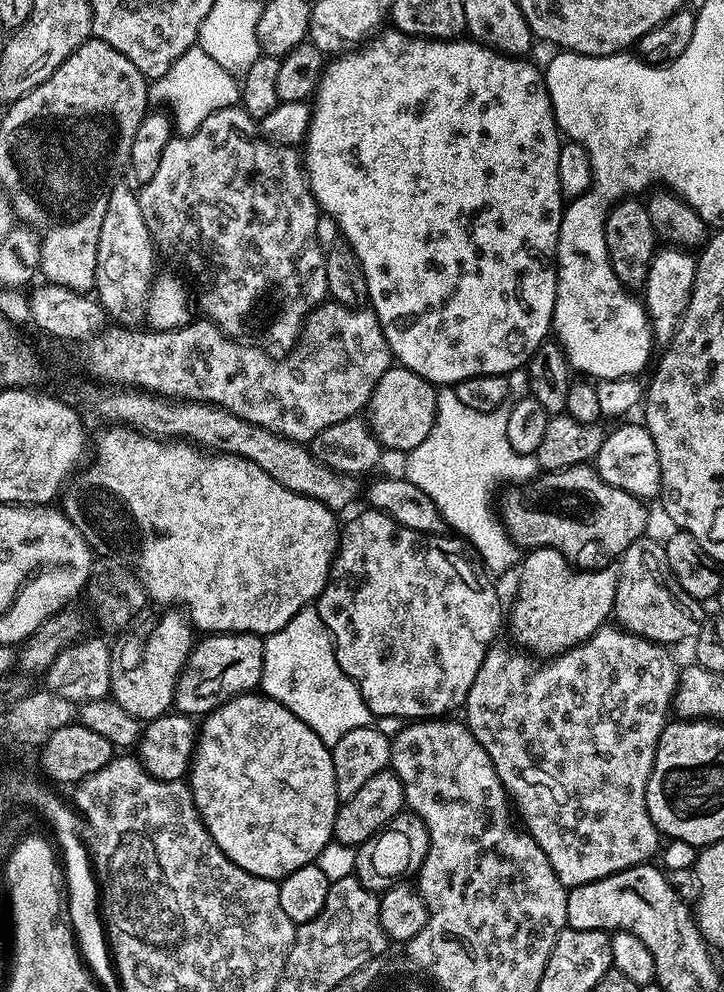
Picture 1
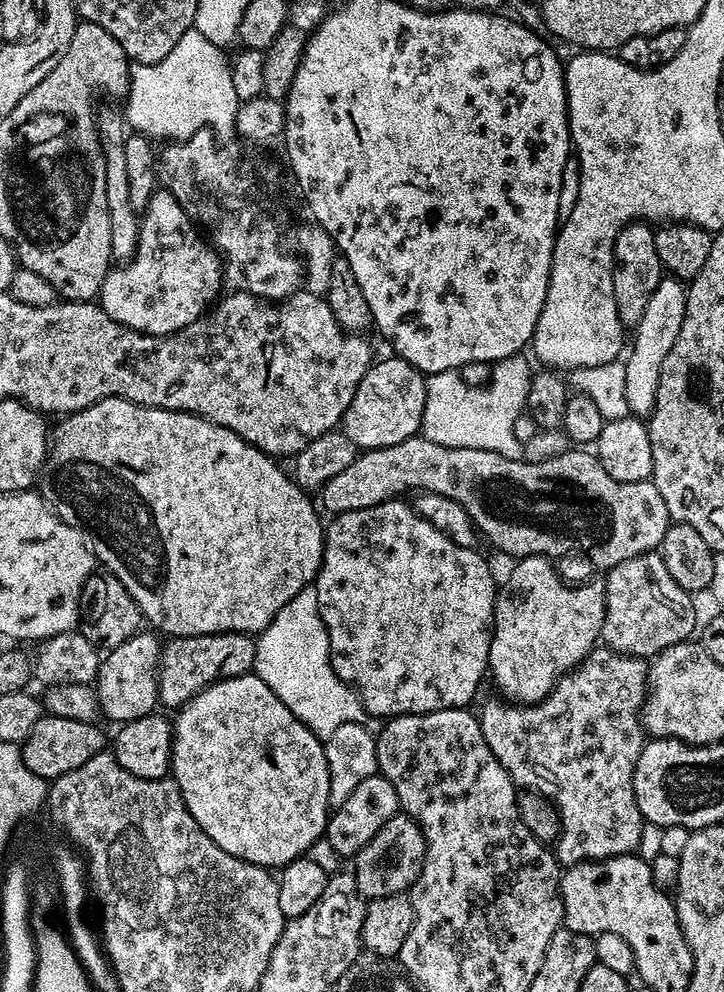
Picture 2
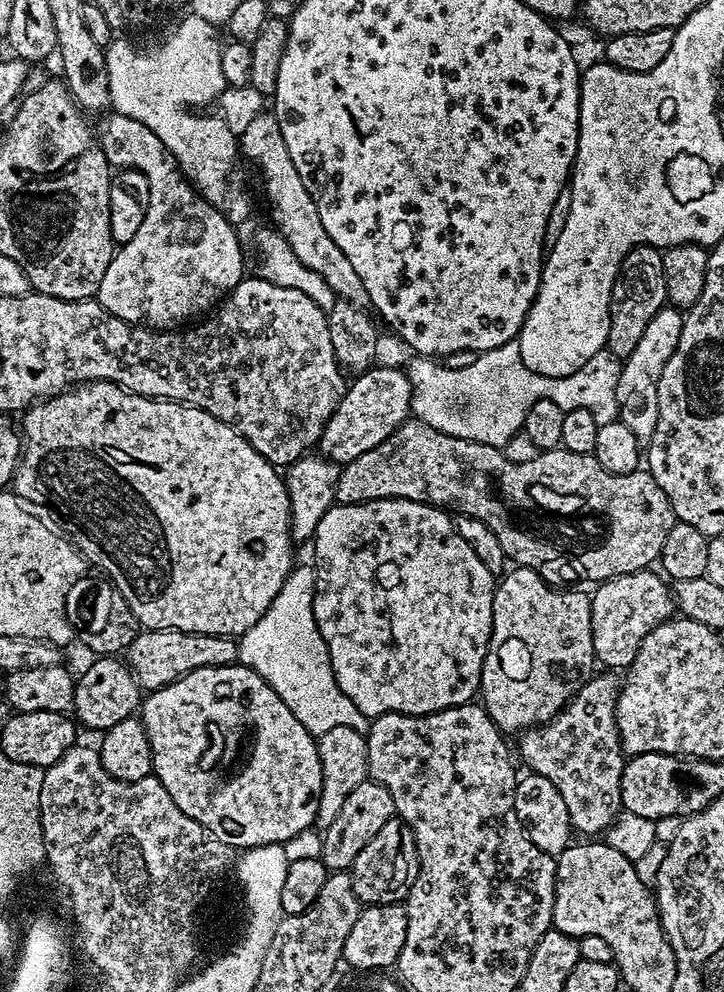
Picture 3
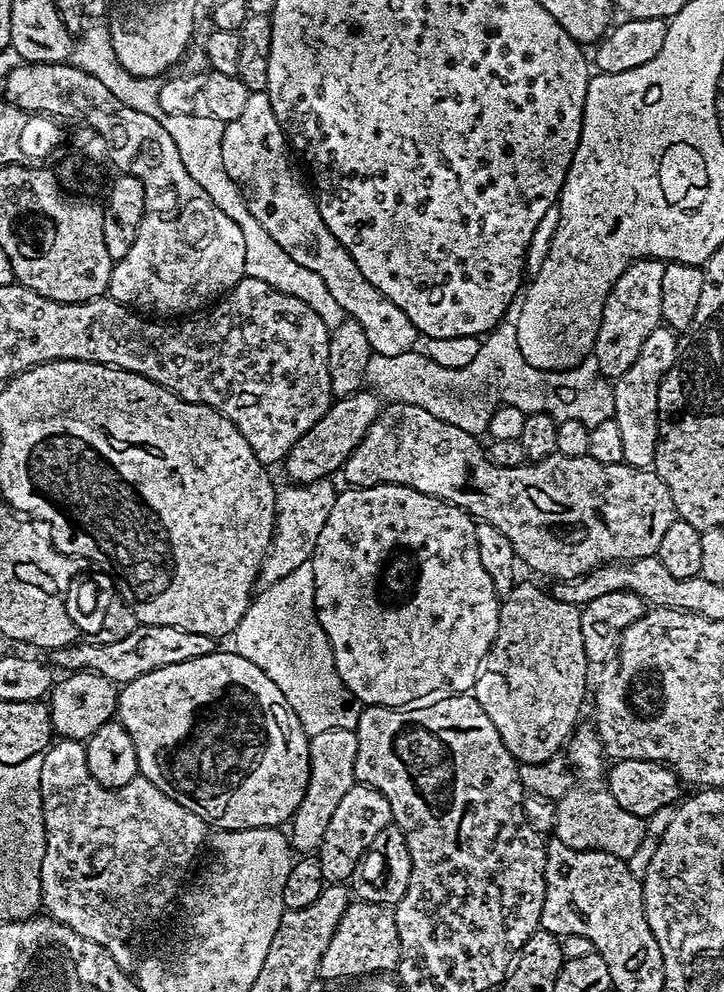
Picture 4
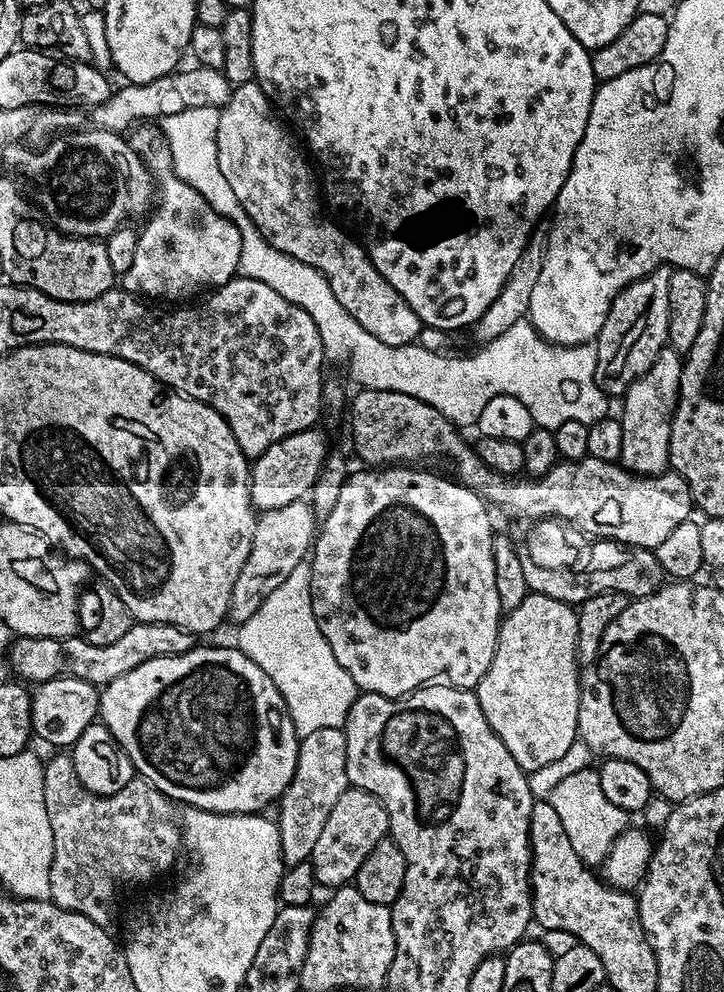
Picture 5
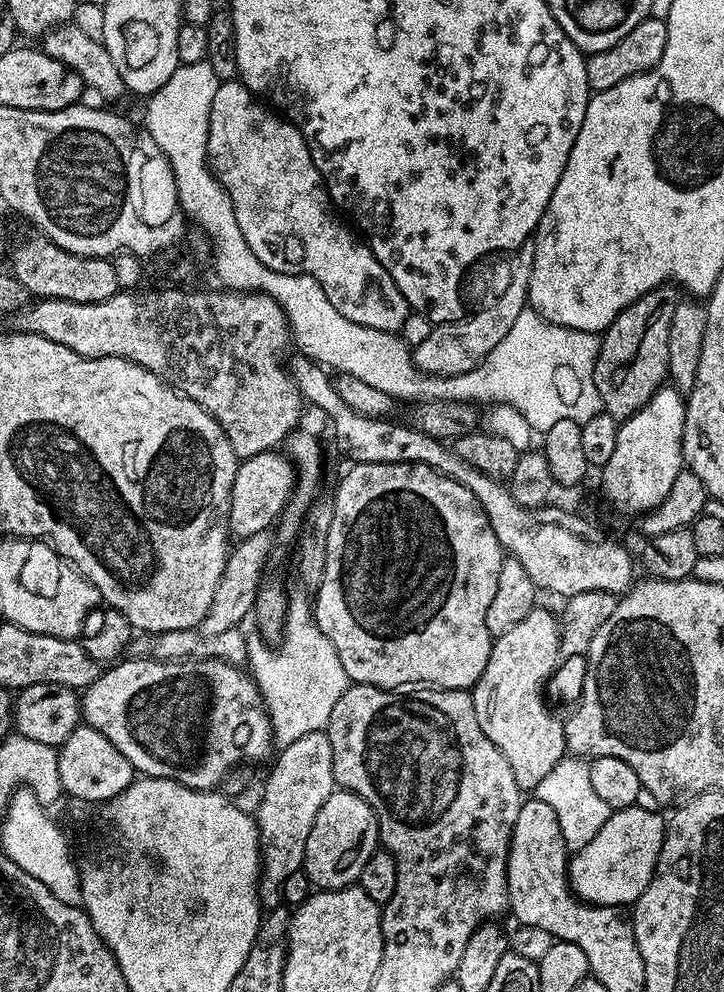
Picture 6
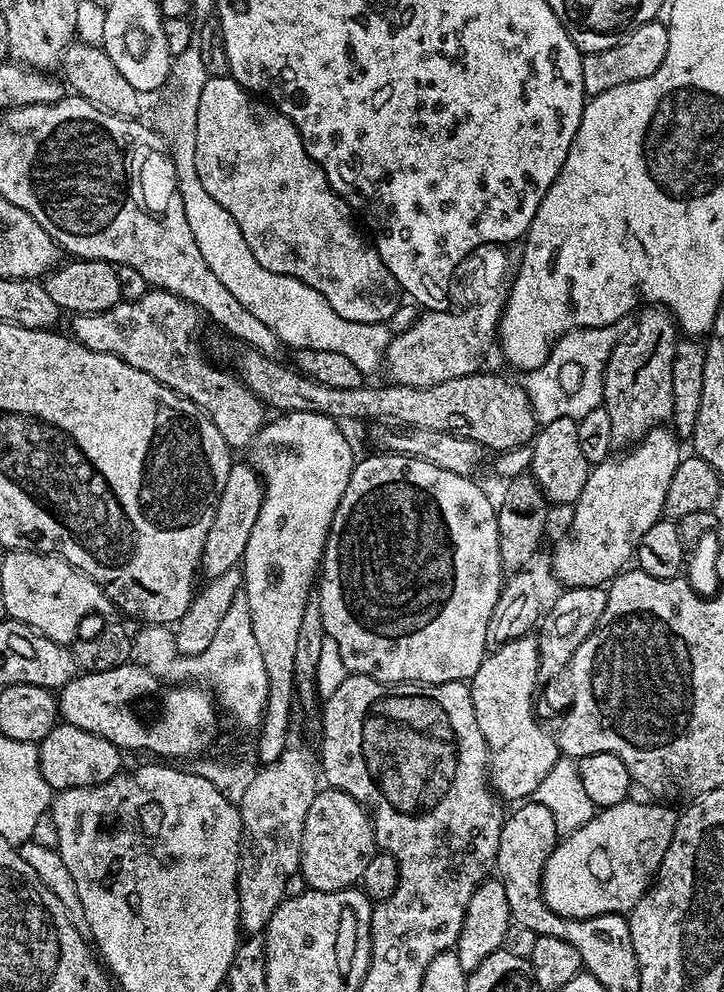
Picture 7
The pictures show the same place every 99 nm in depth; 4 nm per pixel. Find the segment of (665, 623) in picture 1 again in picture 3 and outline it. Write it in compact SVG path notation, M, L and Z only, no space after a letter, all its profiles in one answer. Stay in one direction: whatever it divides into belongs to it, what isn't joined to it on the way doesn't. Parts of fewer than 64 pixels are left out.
M656 570L615 576L609 580L599 581L595 588L596 593L593 591L590 596L592 602L590 606L590 634L594 638L594 654L601 665L604 663L608 667L605 669L616 670L612 668L620 668L620 670L626 670L634 662L634 658L638 654L638 646L642 646L642 638L646 638L646 634L650 634L650 630L654 630L659 624L673 619L673 589L670 587L669 581Z

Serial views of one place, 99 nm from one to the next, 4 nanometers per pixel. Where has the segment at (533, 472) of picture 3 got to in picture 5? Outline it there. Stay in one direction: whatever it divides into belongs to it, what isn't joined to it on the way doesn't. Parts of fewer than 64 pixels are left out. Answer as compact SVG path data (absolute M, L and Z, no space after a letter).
M360 388L357 391L357 396L354 395L350 400L350 415L352 414L352 432L356 437L353 438L352 444L356 447L356 452L365 460L365 465L368 466L420 466L425 462L423 460L449 460L452 463L452 468L457 472L459 483L464 484L471 492L483 498L493 509L501 508L508 516L517 516L520 520L528 520L527 522L535 522L537 520L562 520L565 524L570 524L577 528L578 531L584 533L589 538L599 538L601 540L616 540L620 544L628 544L632 548L651 548L655 549L664 541L668 535L674 530L674 526L678 526L683 520L689 519L693 515L694 505L690 488L686 486L686 482L676 472L665 470L659 476L635 476L629 472L627 468L616 462L602 462L598 458L586 455L581 460L564 460L558 462L551 470L539 478L509 478L500 476L496 472L491 472L490 469L482 462L482 458L477 454L475 447L464 445L464 440L460 437L461 429L457 425L451 424L441 412L434 410L434 406L430 406L426 402L422 402L418 398L410 398L410 394L398 394L398 390L374 390L373 388Z

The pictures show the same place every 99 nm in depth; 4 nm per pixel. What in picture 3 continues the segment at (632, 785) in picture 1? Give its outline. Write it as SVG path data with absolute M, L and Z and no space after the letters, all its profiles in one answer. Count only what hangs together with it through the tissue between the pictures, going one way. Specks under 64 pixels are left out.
M599 674L593 675L588 679L578 691L572 695L571 700L568 701L568 705L552 720L549 720L547 724L537 724L536 727L527 729L519 733L518 740L520 740L520 756L529 764L528 768L533 773L548 778L550 782L558 788L559 794L562 794L563 801L566 802L566 807L569 811L569 818L571 820L571 827L578 833L585 832L585 837L596 838L601 834L608 831L613 823L617 820L622 812L622 805L620 802L620 787L622 786L622 774L624 773L624 765L626 763L626 753L624 748L620 744L620 735L618 734L618 726L616 725L616 699L620 697L620 685L619 679L615 680L615 675L604 674L608 676L599 676Z

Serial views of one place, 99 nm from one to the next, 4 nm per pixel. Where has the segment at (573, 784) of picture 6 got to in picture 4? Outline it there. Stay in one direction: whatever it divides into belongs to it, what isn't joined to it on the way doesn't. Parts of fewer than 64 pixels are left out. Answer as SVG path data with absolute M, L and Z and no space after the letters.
M575 786L557 799L555 837L571 849L612 853L620 860L627 861L647 834L647 821L623 810L608 791L602 790L597 796L590 788L593 787Z

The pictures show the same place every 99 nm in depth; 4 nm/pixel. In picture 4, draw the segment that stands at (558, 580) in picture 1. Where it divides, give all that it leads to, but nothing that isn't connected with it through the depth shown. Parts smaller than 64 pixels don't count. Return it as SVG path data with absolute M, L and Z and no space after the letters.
M535 583L519 584L509 596L503 597L500 605L500 621L498 622L498 634L494 638L492 648L484 658L482 671L476 680L474 695L478 703L482 706L482 710L486 710L486 718L490 718L490 722L494 722L494 730L498 730L498 734L502 738L502 742L506 746L506 750L510 750L510 754L520 764L538 764L544 763L548 759L554 757L567 745L571 735L576 731L581 723L580 707L584 704L584 695L589 695L590 684L588 688L588 671L590 665L586 658L586 646L582 646L582 622L580 621L580 608L575 604L567 604L558 599L551 591L543 592L540 588L535 588Z

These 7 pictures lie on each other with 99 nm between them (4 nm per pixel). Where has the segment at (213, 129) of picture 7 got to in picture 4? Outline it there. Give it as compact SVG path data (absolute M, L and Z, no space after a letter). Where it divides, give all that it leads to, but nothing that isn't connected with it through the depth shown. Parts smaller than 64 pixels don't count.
M249 92L242 114L225 123L222 166L226 166L226 174L230 174L240 188L250 214L254 214L258 226L262 226L262 230L266 230L266 234L270 234L270 238L274 238L274 242L278 242L298 266L314 270L314 274L326 282L326 290L330 290L334 302L338 302L340 309L362 326L375 355L393 356L413 351L418 341L416 327L402 310L398 310L398 306L394 306L394 302L390 302L390 298L366 282L354 258L340 245L338 238L330 234L322 222L315 195L307 183L304 185L300 181L299 174L292 169L291 159L289 137L284 135L274 114L274 106L270 106L268 93Z

